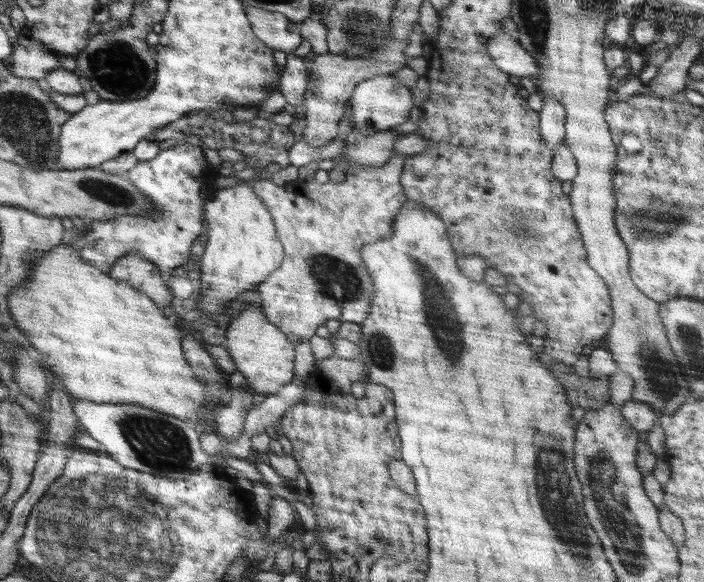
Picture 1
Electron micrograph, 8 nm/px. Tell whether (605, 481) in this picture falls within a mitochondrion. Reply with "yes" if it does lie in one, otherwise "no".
yes

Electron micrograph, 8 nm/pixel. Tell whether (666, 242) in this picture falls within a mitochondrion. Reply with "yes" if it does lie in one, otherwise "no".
yes

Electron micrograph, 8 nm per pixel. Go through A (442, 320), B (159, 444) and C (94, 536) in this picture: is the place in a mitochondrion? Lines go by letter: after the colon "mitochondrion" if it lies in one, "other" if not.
A: mitochondrion
B: mitochondrion
C: mitochondrion

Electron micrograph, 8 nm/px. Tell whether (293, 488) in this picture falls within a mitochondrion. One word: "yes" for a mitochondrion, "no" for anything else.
no

